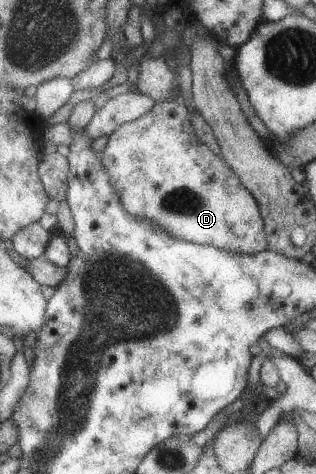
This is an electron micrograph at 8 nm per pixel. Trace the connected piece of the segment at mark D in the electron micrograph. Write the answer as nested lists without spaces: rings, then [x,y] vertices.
[[[184,100],[158,102],[143,118],[120,126],[103,152],[126,208],[140,220],[162,224],[176,238],[241,254],[268,251],[260,202],[235,169],[200,141]]]

